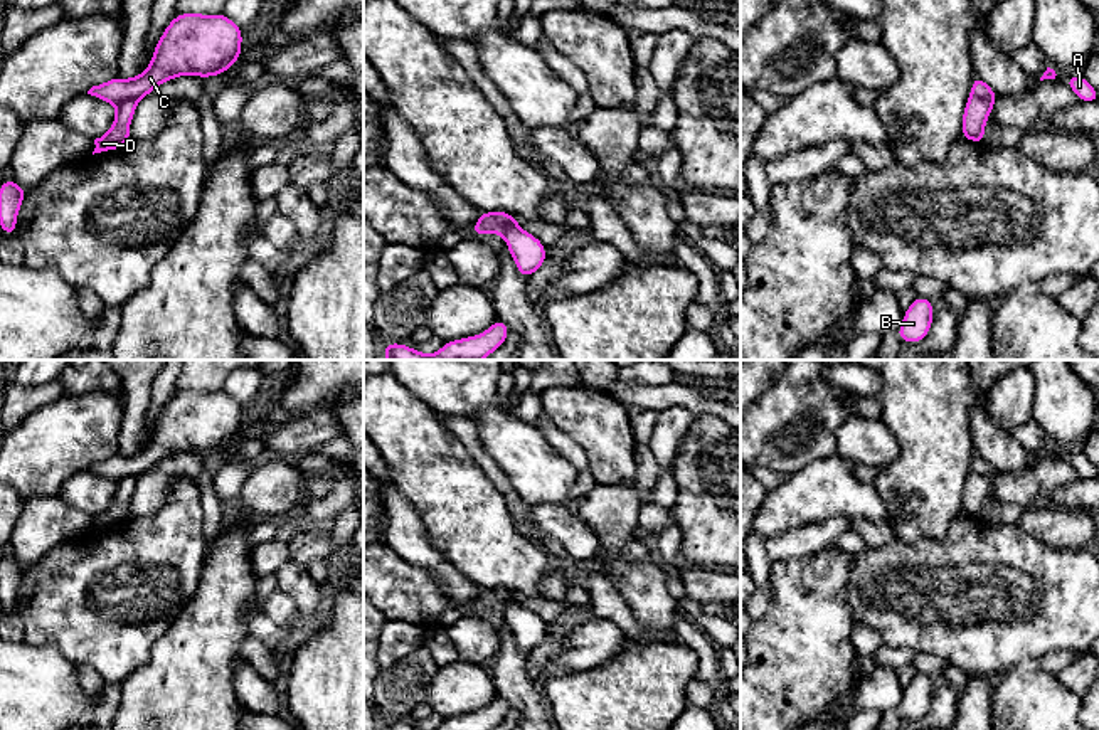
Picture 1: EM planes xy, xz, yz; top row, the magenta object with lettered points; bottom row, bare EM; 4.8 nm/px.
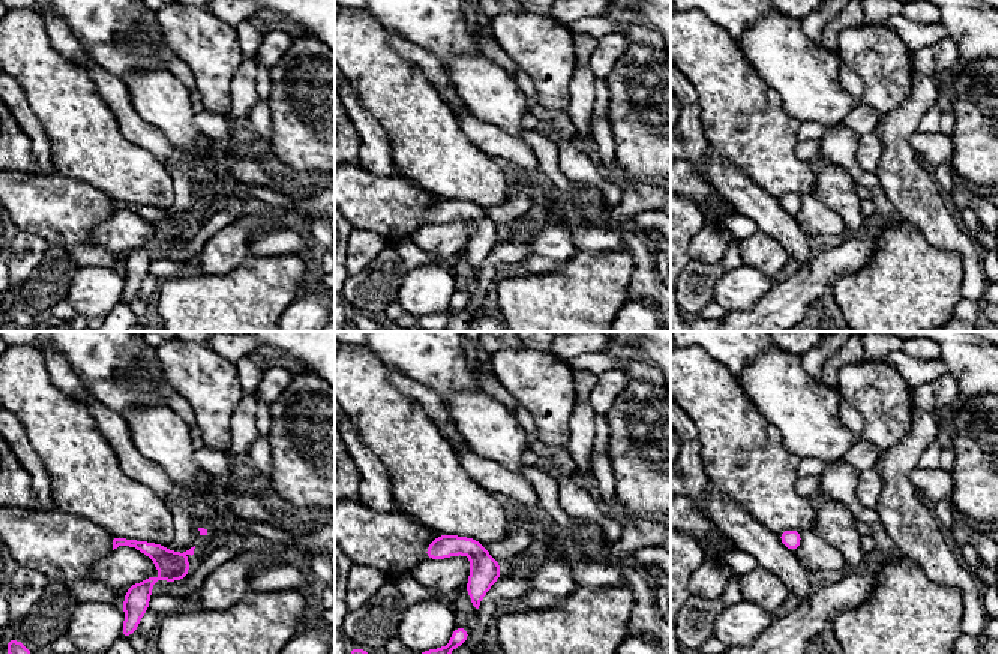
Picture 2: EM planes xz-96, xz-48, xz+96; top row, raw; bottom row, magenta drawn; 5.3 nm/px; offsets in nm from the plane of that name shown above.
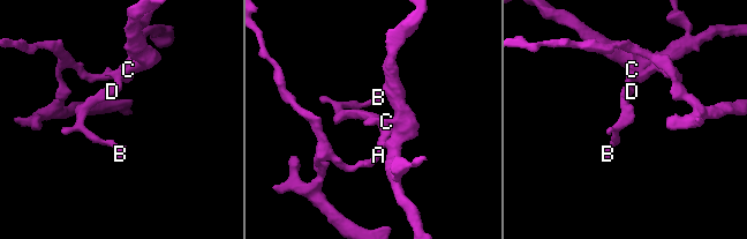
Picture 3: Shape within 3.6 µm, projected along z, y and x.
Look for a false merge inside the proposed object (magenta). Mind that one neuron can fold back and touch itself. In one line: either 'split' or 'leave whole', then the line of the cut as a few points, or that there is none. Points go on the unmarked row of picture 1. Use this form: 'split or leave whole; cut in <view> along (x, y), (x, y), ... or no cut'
split; cut in xz along (492, 589), (505, 601), (519, 606)

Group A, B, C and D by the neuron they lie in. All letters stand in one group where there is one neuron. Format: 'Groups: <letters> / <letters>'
Groups: A B D / C

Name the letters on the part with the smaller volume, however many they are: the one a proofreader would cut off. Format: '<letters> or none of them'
A, B, D

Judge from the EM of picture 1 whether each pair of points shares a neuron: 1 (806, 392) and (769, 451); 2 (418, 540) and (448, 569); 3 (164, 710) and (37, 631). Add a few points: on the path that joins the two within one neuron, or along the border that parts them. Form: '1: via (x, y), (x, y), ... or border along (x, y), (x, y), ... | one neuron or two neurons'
1: via (801, 407), (783, 436) | one neuron
2: via (423, 549), (440, 566) | one neuron
3: border along (148, 655), (148, 660), (122, 683) | two neurons

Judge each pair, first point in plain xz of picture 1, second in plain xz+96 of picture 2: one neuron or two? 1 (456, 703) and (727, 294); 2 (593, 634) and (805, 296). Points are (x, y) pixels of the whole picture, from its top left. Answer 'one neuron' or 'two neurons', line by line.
1: one neuron
2: one neuron

